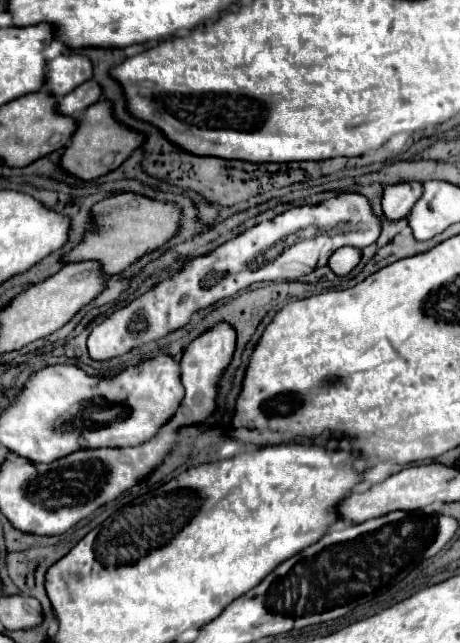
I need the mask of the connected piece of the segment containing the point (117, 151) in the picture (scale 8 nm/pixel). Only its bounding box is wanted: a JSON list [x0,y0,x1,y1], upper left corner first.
[60,101,144,181]

